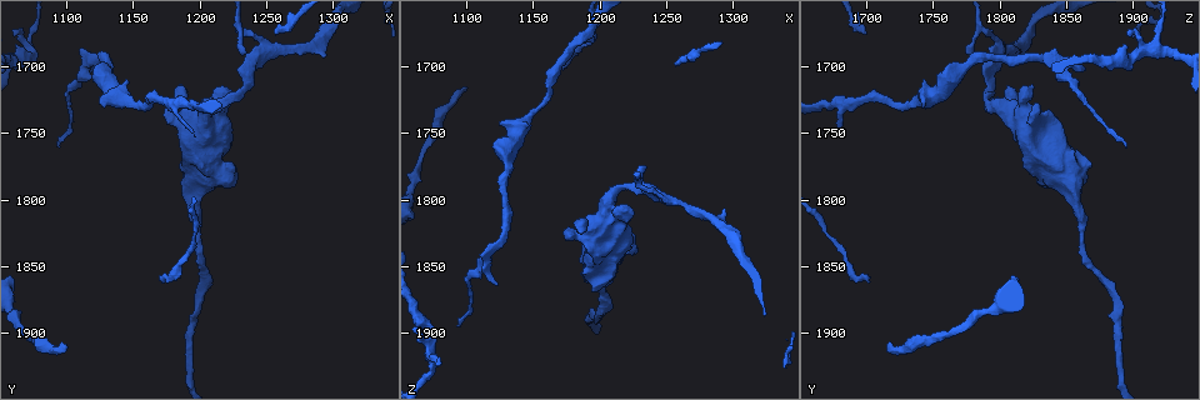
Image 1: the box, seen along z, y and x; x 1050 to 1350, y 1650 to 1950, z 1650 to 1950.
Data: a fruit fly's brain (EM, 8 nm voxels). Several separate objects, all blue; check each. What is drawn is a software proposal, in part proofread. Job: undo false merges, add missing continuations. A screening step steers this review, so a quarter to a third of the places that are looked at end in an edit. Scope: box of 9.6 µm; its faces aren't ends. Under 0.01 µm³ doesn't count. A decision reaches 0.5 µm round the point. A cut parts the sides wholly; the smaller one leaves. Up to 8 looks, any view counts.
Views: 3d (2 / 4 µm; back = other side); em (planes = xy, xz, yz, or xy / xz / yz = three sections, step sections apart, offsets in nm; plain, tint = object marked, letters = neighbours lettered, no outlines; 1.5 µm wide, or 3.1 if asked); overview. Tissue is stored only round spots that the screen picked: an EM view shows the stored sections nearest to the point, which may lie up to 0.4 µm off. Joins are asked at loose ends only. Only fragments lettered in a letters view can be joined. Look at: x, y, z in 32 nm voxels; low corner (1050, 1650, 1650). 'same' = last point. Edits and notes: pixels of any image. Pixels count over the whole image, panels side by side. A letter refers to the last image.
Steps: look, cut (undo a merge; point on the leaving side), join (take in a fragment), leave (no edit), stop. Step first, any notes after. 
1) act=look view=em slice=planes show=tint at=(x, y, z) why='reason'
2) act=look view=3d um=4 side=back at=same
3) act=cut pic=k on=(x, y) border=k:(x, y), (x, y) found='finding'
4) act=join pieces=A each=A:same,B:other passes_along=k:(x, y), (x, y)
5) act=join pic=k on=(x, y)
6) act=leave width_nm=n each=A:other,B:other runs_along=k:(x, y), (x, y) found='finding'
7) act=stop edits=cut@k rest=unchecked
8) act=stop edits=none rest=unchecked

act=look view=3d um=2 at=(1178, 1728, 1828) why='stops while still wide'

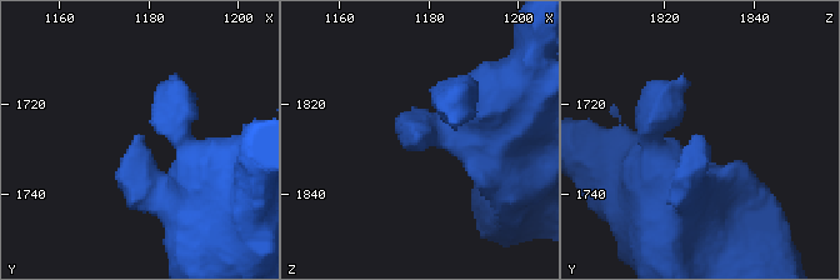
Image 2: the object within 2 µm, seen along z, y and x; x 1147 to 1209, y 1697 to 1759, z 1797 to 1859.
act=look view=em slice=planes show=letters at=(1177, 1728, 1828)

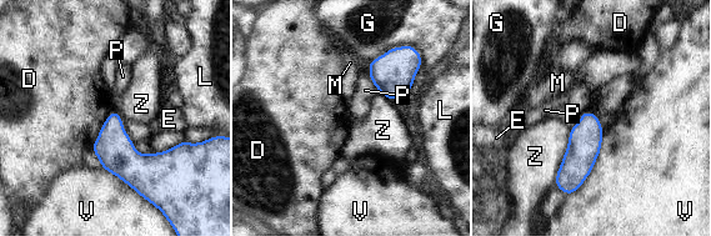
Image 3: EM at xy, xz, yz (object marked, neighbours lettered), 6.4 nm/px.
act=leave each=D:other,E:other,G:other,L:other,M:other,P:other,V:other,Z:other border=3:(105, 121), (96, 136) found='none of them fits'

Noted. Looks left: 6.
act=look view=3d um=4 at=(1072, 1690, 1922) why='a fork'

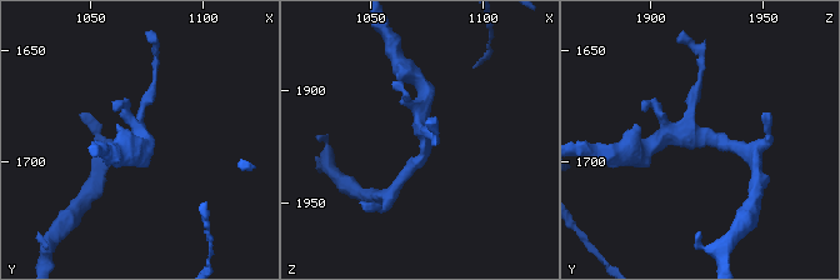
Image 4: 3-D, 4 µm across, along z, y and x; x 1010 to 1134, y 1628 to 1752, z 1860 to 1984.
act=look view=em slice=planes show=letters at=(1073, 1688, 1920)

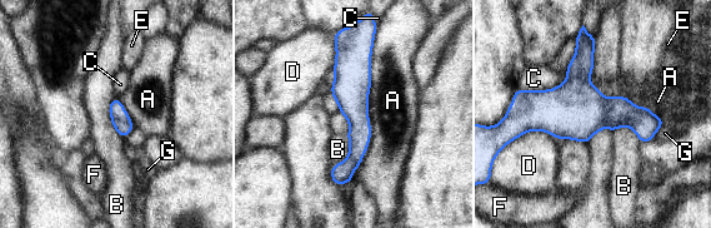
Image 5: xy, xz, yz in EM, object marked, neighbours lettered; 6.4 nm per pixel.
act=leave each=A:other,B:other,C:other,D:other,E:other,F:other,G:other runs_along=5:(348, 38), (357, 148), (335, 181) found='continuous, no second cell'

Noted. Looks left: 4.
act=look view=3d um=4 at=(1098, 1910, 1714) why='long arm stops here'

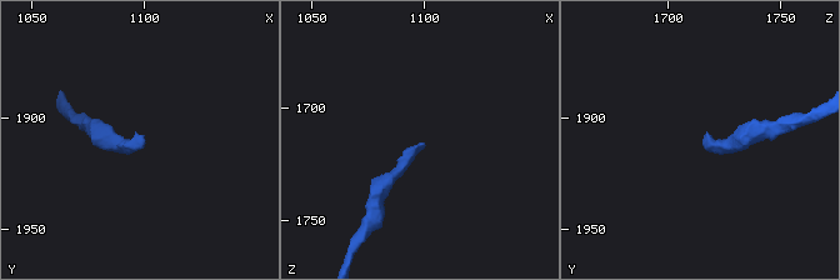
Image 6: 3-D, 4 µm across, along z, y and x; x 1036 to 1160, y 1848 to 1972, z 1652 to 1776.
act=look view=em slice=planes show=letters at=(1100, 1910, 1716)

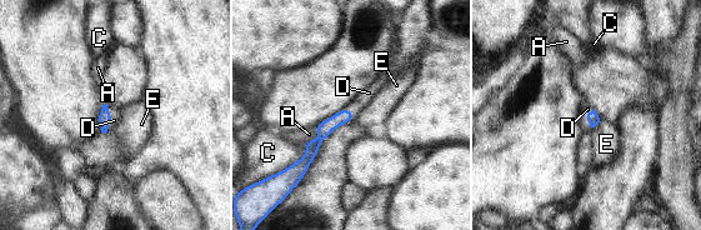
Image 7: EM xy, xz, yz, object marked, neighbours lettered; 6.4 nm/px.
act=join pic=7 on=(115, 111) each=A:other,C:other,D:same,E:other found='the cell continues'

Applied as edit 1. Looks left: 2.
act=stop edits=join@7 rest=unchecked

